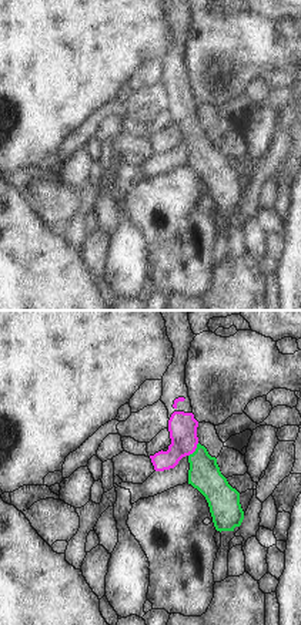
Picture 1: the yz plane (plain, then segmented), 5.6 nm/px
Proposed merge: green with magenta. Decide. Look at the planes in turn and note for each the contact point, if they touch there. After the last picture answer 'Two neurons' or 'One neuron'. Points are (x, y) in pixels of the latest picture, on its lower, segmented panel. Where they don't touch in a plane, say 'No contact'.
Touches green at (196, 450).

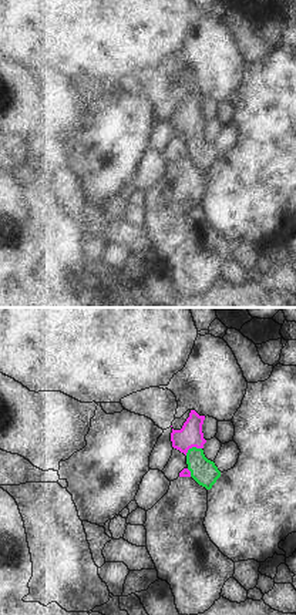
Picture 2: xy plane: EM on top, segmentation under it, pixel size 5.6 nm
Touches green at (192, 447).

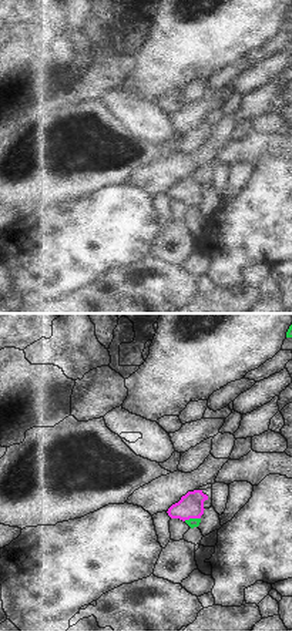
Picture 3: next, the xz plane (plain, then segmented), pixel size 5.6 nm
Touches green at (191, 519).

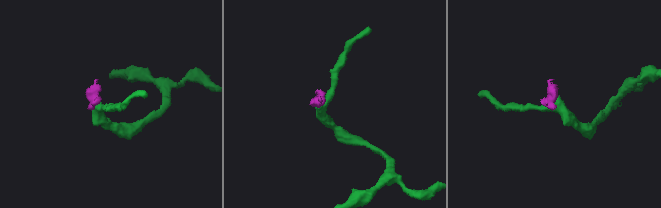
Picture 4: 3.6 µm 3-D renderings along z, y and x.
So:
One neuron.

